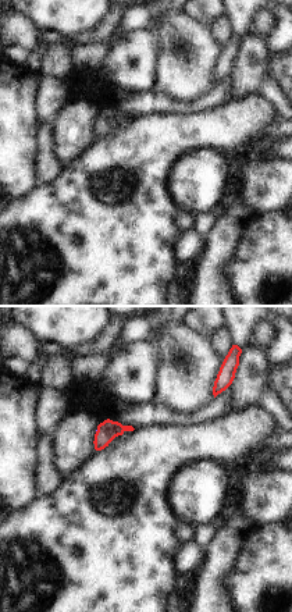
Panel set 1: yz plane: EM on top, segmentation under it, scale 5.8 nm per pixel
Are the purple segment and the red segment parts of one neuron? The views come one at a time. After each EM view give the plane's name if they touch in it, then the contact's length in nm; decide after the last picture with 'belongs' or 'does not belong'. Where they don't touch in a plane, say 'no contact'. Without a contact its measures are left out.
no contact

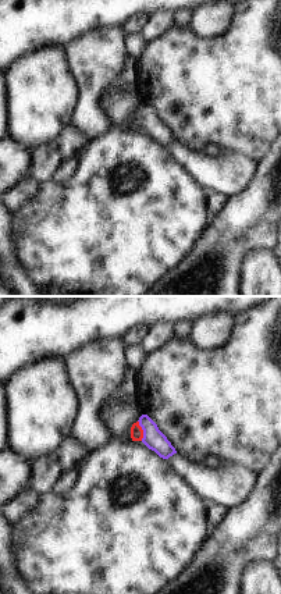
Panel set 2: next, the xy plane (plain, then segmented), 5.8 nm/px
meets purple in xy; contact 120 nm long

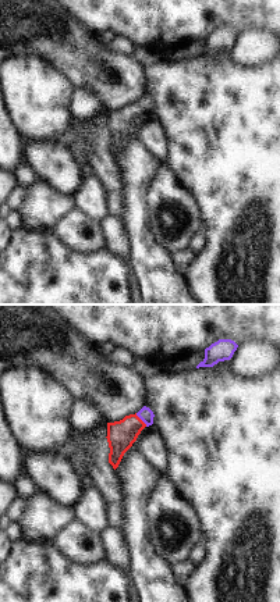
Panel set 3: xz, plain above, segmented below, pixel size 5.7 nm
meets purple in xz; contact 100 nm long

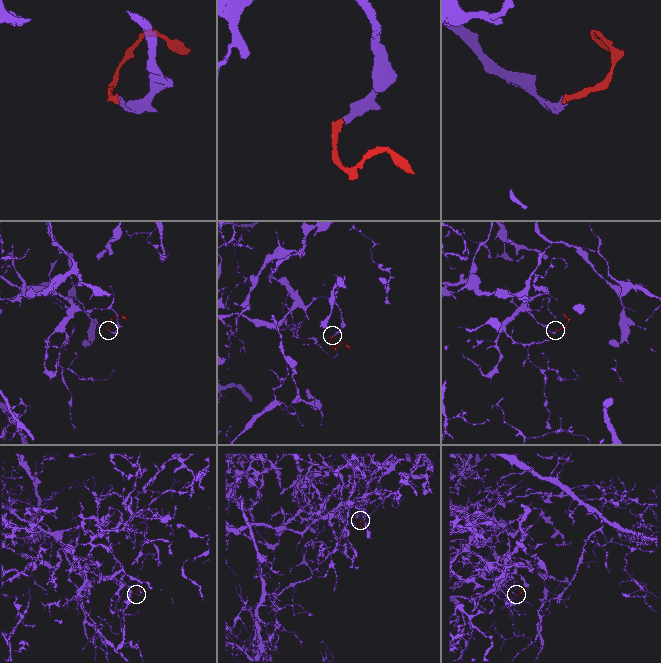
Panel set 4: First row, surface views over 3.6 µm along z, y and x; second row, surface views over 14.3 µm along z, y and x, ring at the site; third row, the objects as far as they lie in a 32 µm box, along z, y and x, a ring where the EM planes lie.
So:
belongs

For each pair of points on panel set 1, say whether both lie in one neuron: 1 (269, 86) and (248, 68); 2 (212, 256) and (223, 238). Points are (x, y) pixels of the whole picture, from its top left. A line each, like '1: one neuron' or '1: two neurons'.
1: two neurons
2: one neuron

